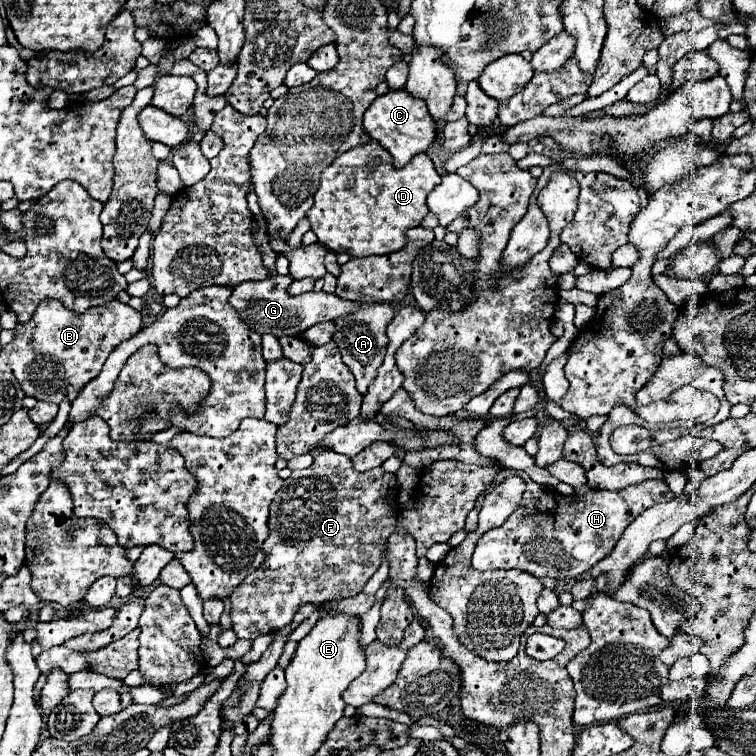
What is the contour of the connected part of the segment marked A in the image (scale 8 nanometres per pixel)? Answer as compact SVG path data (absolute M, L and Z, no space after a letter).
M373 303L373 305L361 305L361 309L349 317L339 317L335 319L335 333L333 341L337 343L343 363L349 367L349 371L355 375L355 385L371 385L373 377L377 375L377 369L383 363L383 357L387 353L387 325L393 319L393 307L389 303Z

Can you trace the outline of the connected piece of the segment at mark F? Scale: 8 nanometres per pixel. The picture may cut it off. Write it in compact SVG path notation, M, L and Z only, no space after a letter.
M323 451L313 459L311 467L293 471L291 477L283 481L283 487L277 491L277 497L271 503L271 533L263 545L267 559L263 567L251 573L231 595L231 621L237 637L253 641L257 635L269 633L271 629L277 631L285 627L305 603L321 605L361 593L365 583L379 569L387 537L397 527L397 489L399 485L393 473L380 468L357 473L349 457L333 451Z

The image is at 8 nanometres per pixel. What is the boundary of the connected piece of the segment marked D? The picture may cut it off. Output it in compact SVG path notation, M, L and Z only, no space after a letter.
M377 143L353 147L339 155L323 173L321 185L315 193L315 205L307 219L319 243L333 253L349 253L351 257L387 255L405 247L405 231L419 227L427 209L427 195L441 183L433 161L419 153L403 169L395 169L391 155Z

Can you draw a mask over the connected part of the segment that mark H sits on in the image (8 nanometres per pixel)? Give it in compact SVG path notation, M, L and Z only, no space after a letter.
M503 469L491 484L496 487L511 475L519 475L526 483L521 507L499 527L487 531L473 553L473 567L479 571L487 569L521 569L535 577L553 579L575 579L587 573L597 561L607 557L621 533L647 507L671 501L675 495L669 491L665 481L641 481L619 491L591 489L585 495L560 495L531 481L523 471Z

